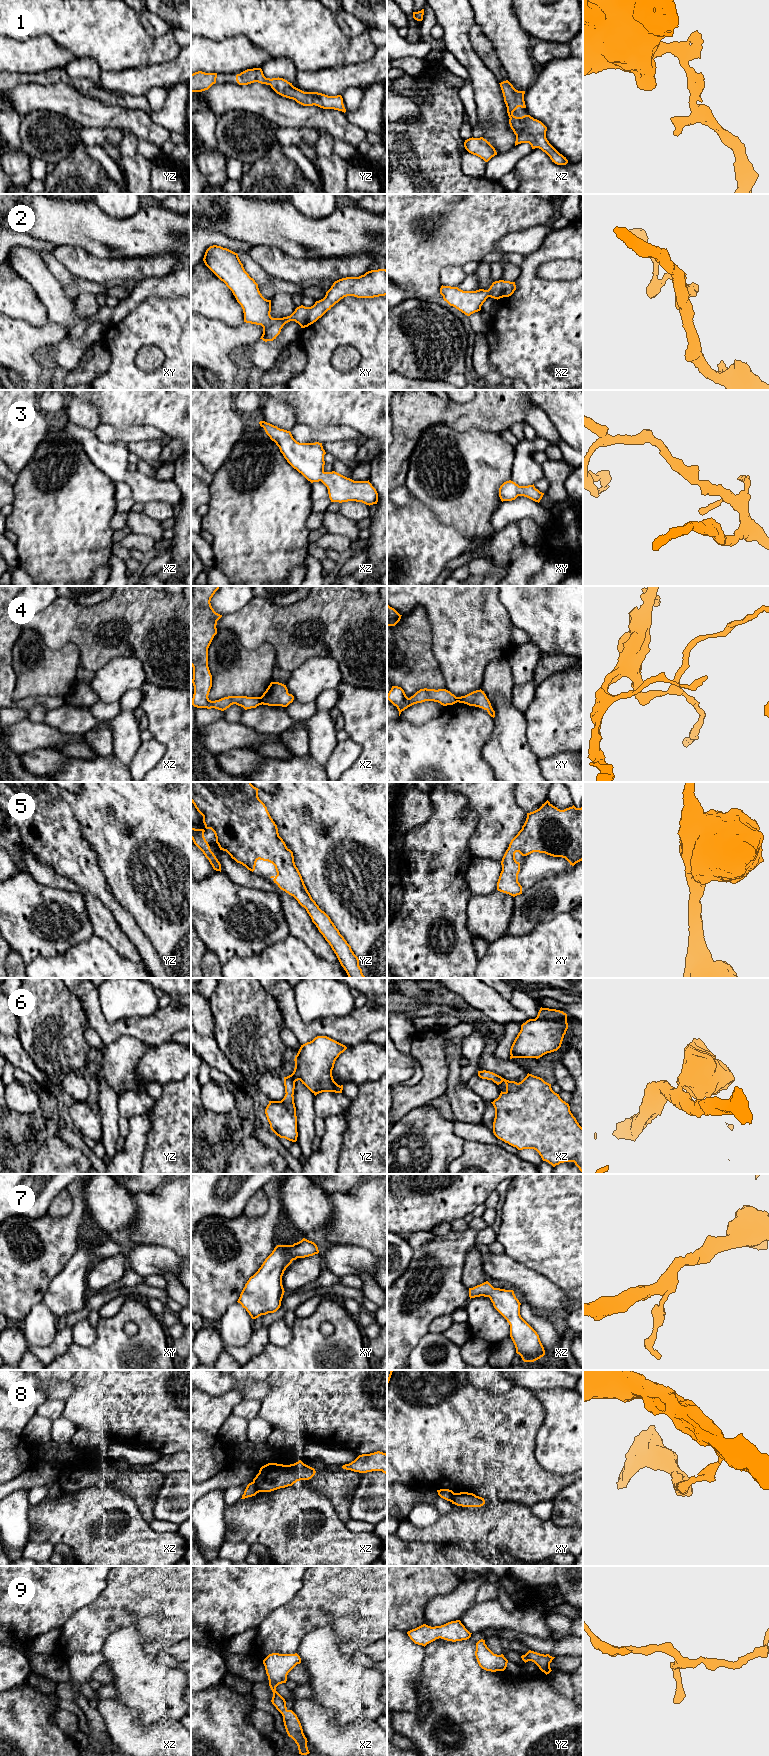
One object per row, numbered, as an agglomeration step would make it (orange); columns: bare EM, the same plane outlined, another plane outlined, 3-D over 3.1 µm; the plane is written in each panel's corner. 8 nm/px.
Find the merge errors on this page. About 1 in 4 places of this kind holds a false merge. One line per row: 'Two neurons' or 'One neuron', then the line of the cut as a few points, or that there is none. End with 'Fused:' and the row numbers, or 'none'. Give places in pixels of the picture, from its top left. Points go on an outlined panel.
1: One neuron. No split
2: One neuron. No split
3: One neuron. No split
4: Two neurons. Split along xz (260, 697), (262, 703)
5: One neuron. No split
6: One neuron. No split
7: One neuron. No split
8: Two neurons. Split along xz (252, 1482), (259, 1491)
9: One neuron. No split
Fused: 4, 8

